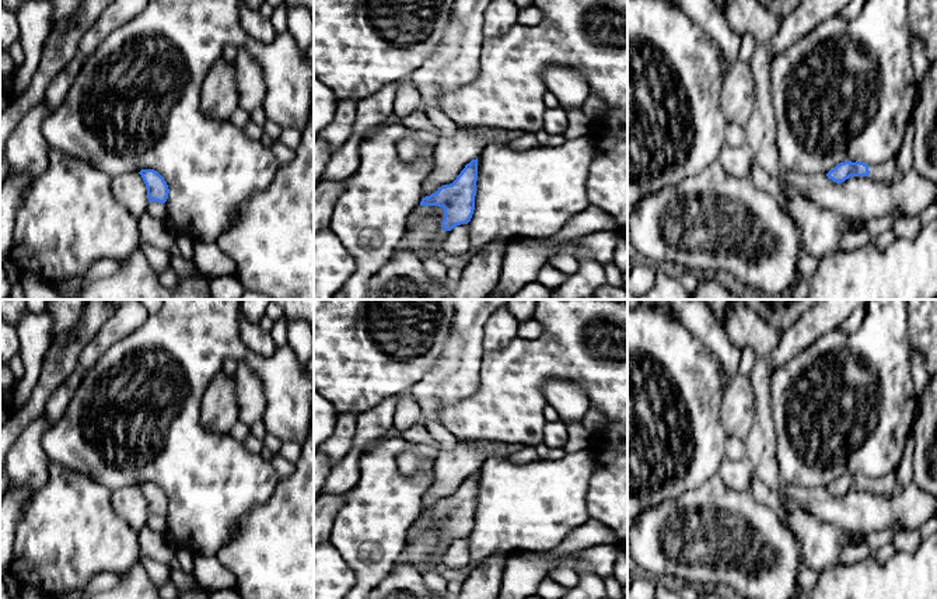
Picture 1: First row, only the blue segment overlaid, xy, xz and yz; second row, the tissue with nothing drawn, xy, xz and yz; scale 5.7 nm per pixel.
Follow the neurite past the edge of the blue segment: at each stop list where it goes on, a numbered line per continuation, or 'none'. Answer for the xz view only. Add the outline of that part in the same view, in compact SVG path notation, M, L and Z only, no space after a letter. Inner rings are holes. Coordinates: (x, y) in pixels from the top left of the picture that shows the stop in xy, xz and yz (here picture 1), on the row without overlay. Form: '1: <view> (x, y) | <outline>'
1: xz (441, 547) | M440 542L437 544L437 547L434 549L434 565L440 565L443 564L443 554L445 553L448 544L444 544L443 542Z

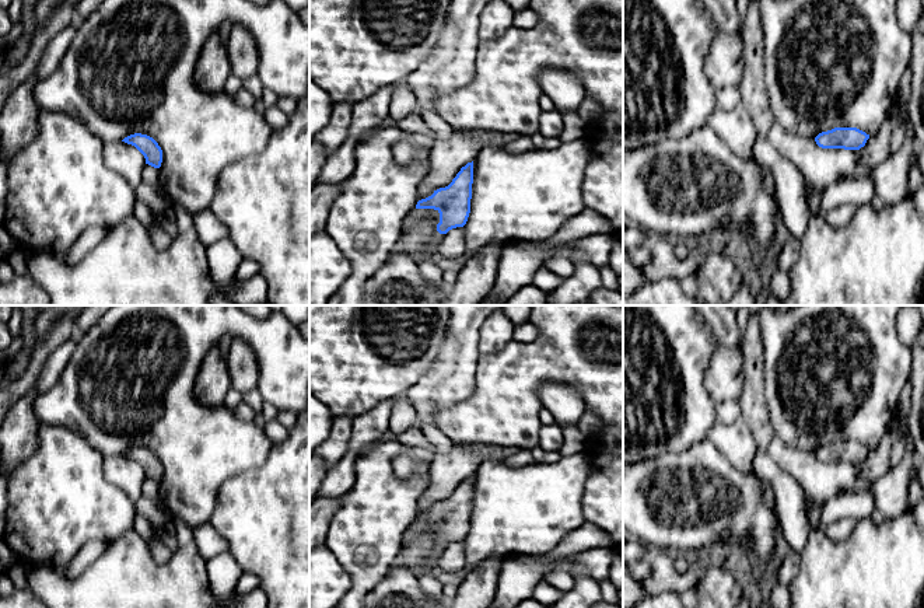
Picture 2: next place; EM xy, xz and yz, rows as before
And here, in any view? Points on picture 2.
1: xz (437, 551) | M435 545L433 548L433 551L430 552L430 569L435 569L438 567L438 558L441 556L444 548L440 548L438 545Z

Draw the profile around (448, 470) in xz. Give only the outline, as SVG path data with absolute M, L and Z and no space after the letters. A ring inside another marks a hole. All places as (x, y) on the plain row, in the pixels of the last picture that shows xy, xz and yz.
M456 444L445 454L435 454L430 468L428 486L417 502L420 514L431 510L437 503L448 500L462 481L475 475L482 461L473 451Z

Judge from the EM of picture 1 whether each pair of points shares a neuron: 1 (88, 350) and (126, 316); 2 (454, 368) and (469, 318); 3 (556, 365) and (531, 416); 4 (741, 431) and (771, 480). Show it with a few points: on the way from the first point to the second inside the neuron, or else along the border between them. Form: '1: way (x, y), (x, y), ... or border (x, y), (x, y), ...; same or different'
1: way (98, 344), (116, 326); same
2: way (462, 356), (462, 340), (467, 330); same
3: way (542, 374), (531, 385), (531, 402); same
4: border (754, 406), (752, 426), (744, 440); different

